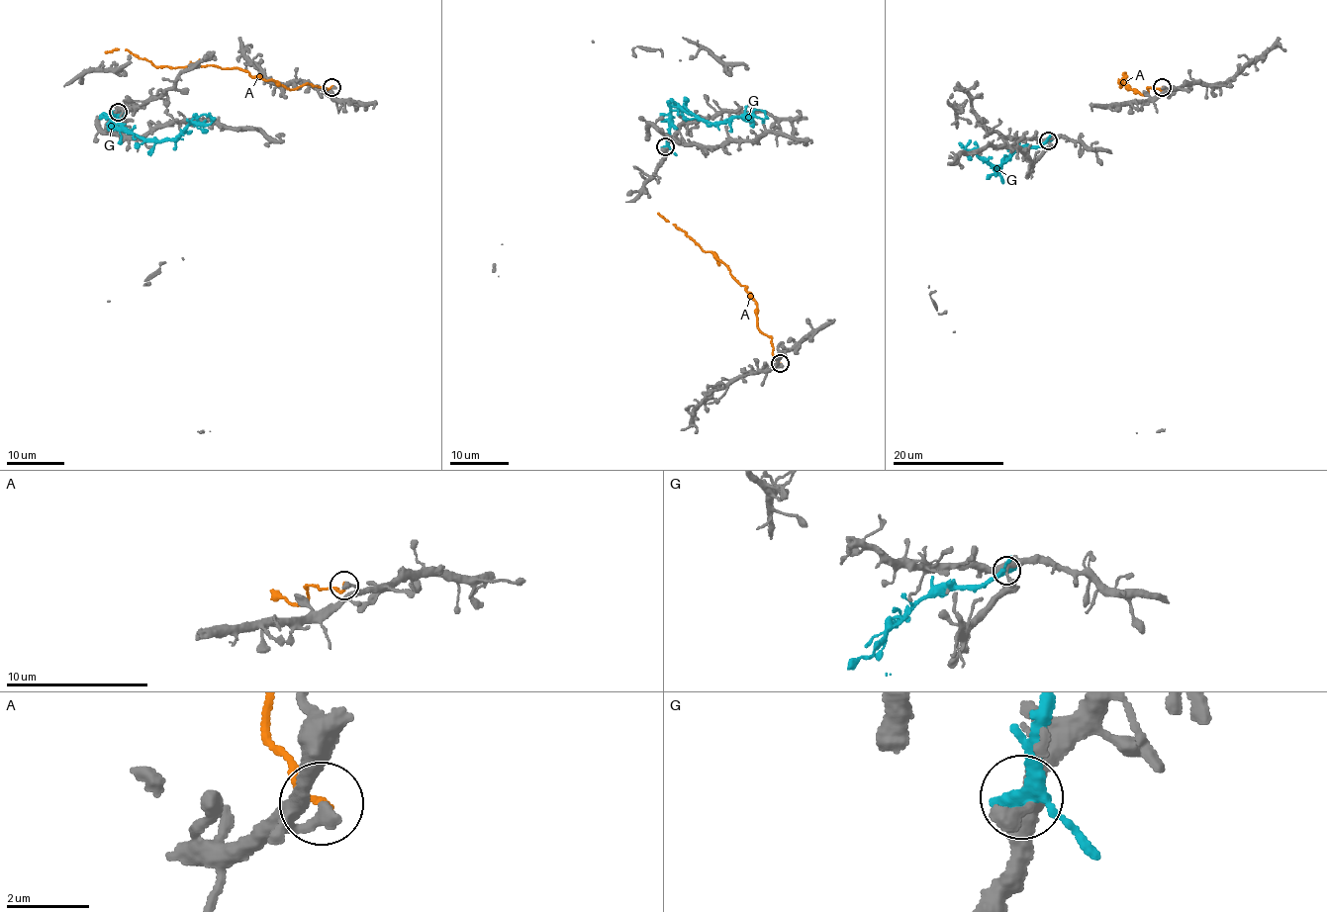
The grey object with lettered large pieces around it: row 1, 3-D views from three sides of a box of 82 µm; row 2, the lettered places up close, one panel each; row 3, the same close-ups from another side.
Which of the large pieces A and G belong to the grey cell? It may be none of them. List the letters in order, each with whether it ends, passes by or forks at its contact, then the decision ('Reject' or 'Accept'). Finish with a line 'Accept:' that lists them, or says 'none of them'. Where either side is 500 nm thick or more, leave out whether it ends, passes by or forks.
A: It ends there. Reject
G: It passes by. Reject
Accept: none of them

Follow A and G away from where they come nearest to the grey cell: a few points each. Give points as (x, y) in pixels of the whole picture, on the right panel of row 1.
A: (1162, 87), (1149, 88), (1145, 95), (1128, 90), (1127, 81), (1121, 80), (1120, 87), (1123, 77)
G: (1048, 140), (1037, 146), (1021, 147), (1000, 160), (999, 168), (995, 168), (973, 151), (965, 151), (971, 140)

